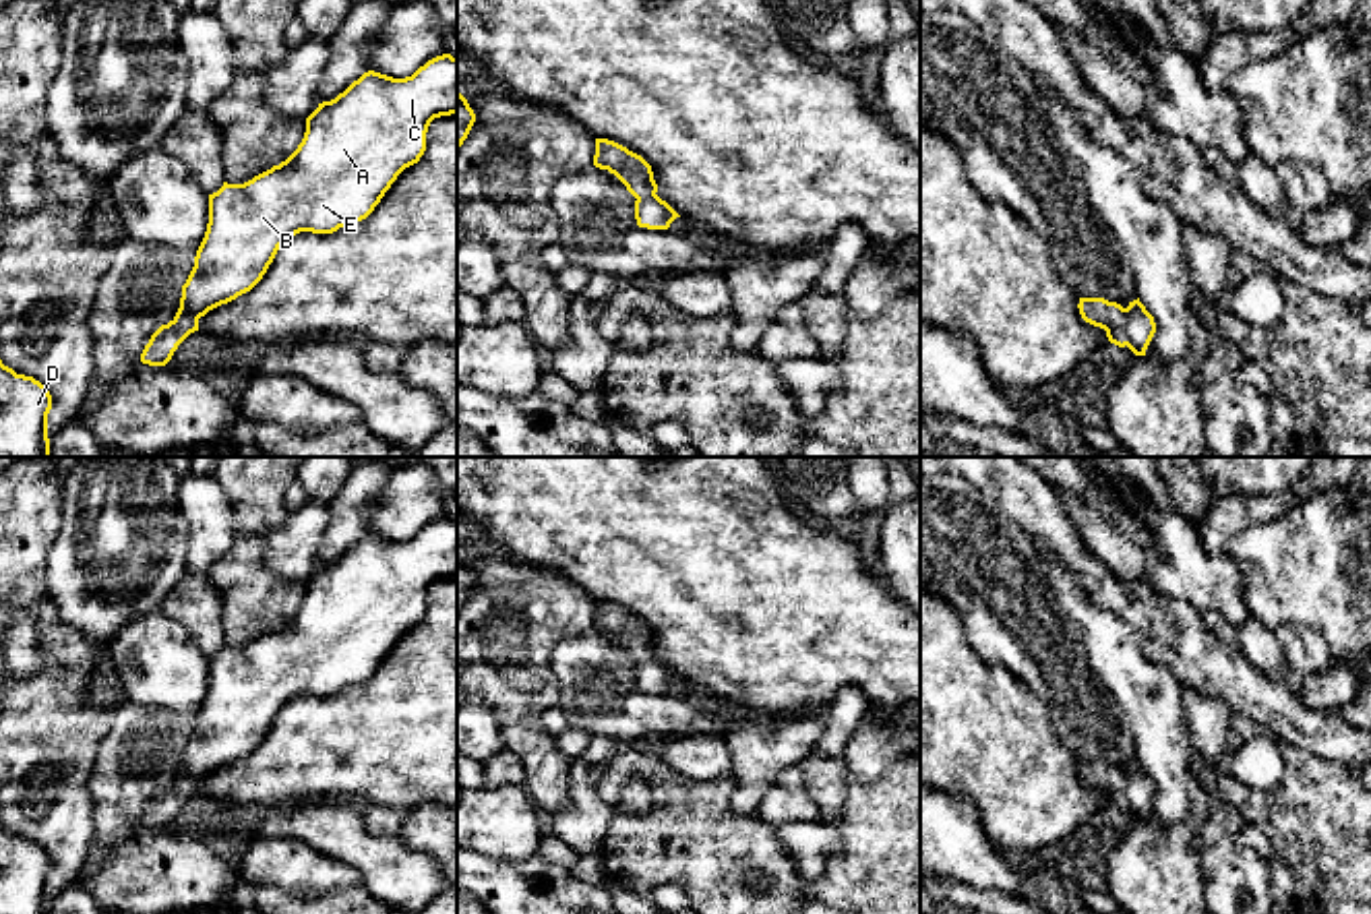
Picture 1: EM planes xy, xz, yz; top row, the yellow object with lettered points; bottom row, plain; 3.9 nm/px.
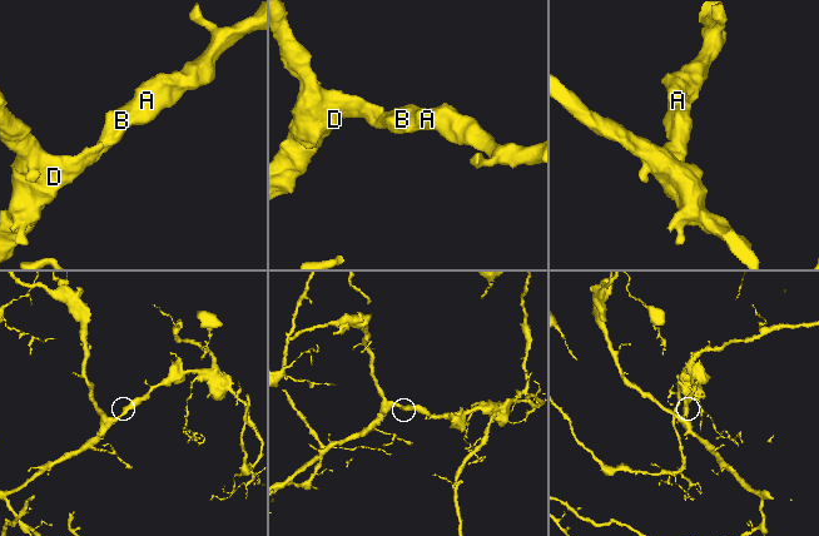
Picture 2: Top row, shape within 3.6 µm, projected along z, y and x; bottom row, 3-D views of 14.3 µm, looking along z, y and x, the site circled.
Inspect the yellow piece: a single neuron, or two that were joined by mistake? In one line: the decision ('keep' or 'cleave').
keep

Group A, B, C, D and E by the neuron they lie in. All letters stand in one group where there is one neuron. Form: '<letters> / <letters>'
A B C D E

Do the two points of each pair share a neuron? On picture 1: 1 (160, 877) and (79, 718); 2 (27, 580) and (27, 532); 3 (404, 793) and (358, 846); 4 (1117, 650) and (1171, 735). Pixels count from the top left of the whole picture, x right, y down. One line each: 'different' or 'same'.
1: different
2: same
3: different
4: same

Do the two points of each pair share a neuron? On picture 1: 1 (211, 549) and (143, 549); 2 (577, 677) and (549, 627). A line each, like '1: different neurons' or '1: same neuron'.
1: different neurons
2: different neurons

